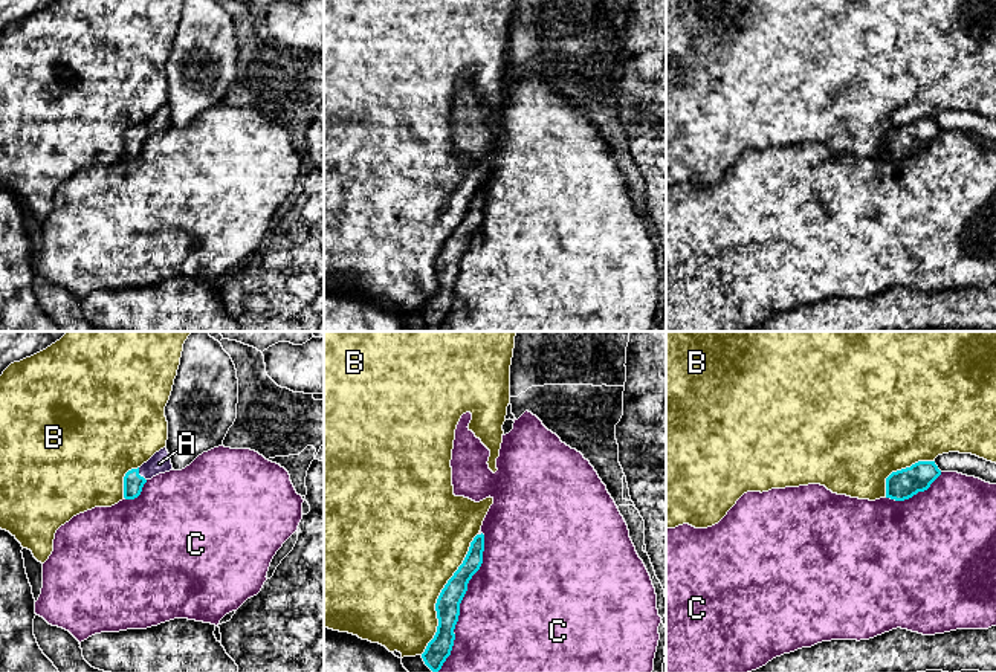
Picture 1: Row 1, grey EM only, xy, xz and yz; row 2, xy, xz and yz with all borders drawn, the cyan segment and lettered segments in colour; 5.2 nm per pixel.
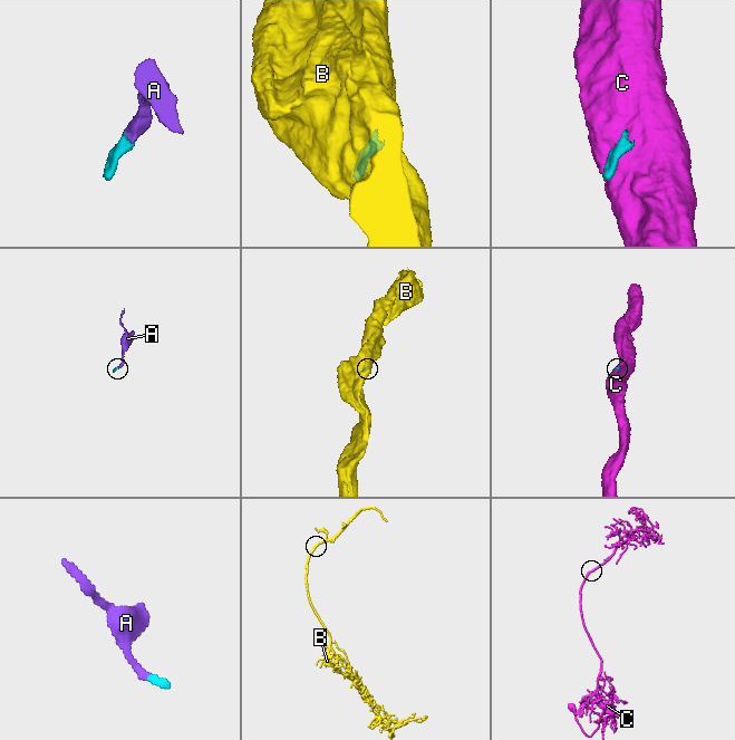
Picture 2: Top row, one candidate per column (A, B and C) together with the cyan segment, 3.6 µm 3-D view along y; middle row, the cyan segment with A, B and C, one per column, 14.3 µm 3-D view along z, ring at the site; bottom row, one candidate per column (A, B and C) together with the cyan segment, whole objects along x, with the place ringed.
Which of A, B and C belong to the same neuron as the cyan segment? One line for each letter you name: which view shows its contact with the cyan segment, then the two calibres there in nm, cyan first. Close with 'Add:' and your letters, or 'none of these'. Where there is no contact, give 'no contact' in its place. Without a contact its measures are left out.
A: contact in xy; calibres 110 and 110 nm
Add: A

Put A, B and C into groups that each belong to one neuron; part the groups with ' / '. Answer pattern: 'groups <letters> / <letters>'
groups A / B / C

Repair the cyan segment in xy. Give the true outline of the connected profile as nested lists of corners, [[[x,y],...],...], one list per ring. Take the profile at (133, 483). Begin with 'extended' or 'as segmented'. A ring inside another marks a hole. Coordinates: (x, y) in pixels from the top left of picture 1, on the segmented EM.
extended; [[[167,447],[156,452],[147,463],[131,469],[124,477],[124,498],[134,499],[141,495],[144,484],[159,473],[173,470]]]

